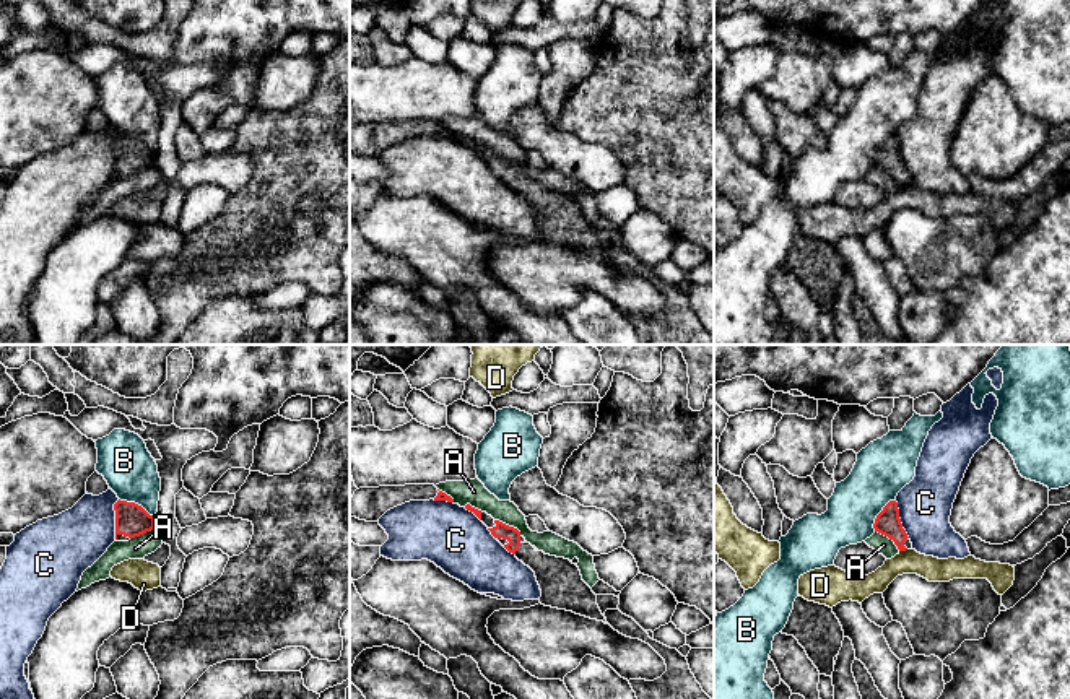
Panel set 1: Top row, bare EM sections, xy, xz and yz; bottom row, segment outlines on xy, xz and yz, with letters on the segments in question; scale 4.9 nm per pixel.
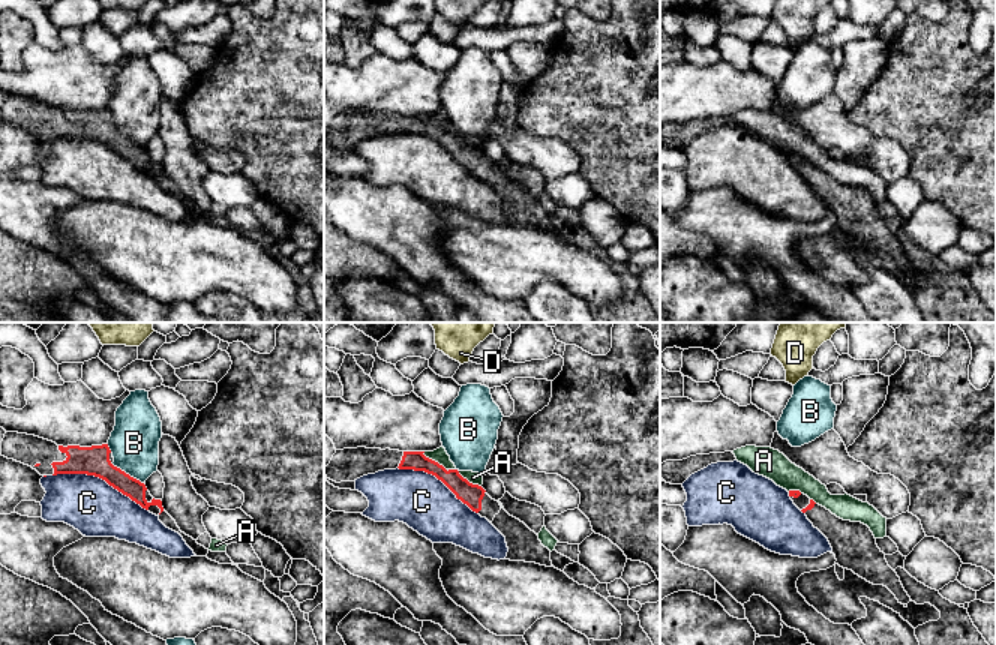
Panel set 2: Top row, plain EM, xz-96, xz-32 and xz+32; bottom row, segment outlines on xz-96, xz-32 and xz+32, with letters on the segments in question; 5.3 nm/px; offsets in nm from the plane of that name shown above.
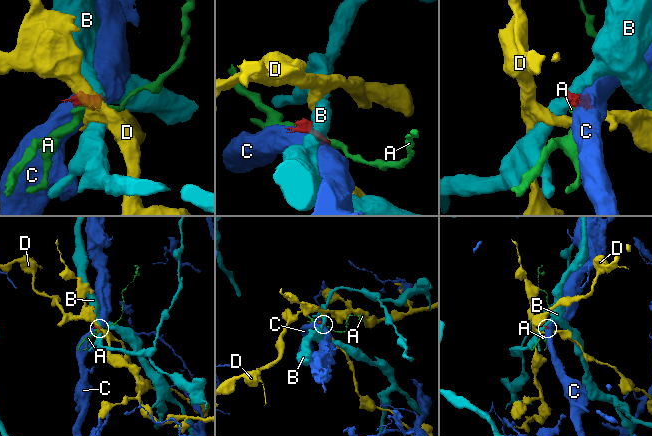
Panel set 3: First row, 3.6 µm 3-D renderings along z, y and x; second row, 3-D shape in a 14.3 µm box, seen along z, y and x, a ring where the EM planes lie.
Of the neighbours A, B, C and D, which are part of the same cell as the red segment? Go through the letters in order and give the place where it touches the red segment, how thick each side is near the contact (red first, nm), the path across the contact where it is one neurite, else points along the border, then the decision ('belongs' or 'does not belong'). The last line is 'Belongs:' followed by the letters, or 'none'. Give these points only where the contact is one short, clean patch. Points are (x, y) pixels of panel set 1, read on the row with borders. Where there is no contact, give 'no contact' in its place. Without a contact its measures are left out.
A: xz (508, 525) | 80/120 nm | along xz (495, 519), (513, 525), (521, 535) | does not belong
B: yz (878, 514) | 120/280 nm | along yz (895, 499), (877, 516), (874, 530) | does not belong
C: xy (116, 520) | 160/300 nm | does not belong
D: yz (903, 550) | 120/120 nm | along yz (906, 548), (900, 551) | does not belong
Belongs: none

